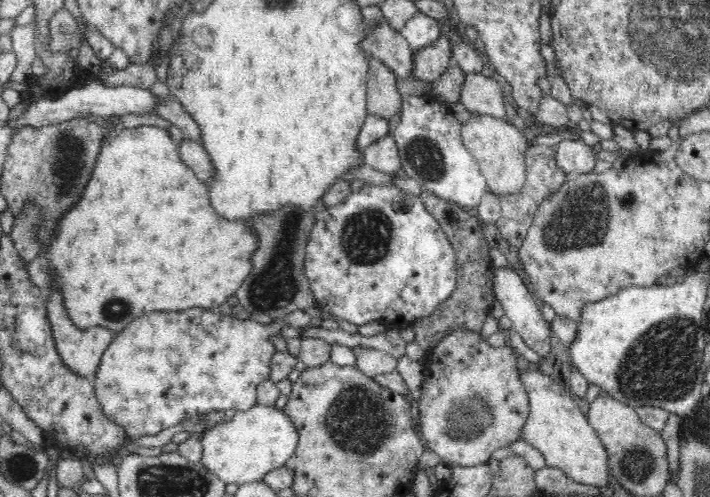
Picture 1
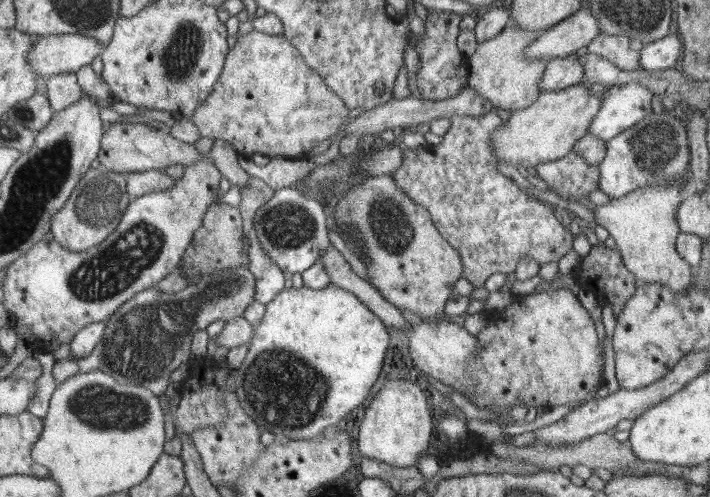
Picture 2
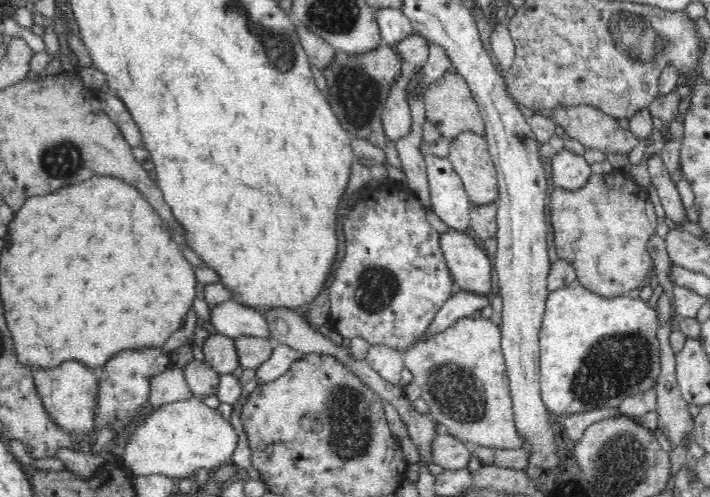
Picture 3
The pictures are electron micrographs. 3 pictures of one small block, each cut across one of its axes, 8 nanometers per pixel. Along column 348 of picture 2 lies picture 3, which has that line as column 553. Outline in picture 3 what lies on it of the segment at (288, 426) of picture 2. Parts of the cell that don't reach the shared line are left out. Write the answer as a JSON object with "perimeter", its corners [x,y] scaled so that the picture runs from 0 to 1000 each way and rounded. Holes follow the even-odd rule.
{"perimeter":[[[814,567],[806,569],[803,575],[773,588],[769,600],[769,616],[766,616],[766,636],[763,640],[761,668],[758,672],[758,696],[761,698],[759,722],[759,763],[762,765],[762,805],[766,815],[772,817],[772,825],[783,833],[786,841],[793,843],[799,835],[813,829],[839,825],[851,819],[870,819],[882,801],[897,797],[904,789],[923,783],[925,765],[930,759],[930,686],[927,686],[927,626],[925,614],[915,616],[913,606],[901,600],[889,600],[883,594],[877,596],[842,596],[841,590],[828,584]]]}

